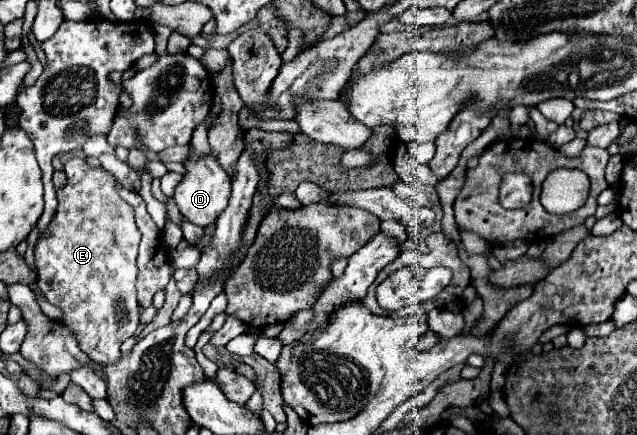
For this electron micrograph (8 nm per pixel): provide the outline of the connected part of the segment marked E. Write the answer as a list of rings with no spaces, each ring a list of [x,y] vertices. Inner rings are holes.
[[[73,157],[65,163],[67,185],[57,191],[59,207],[49,223],[49,229],[35,245],[35,263],[39,287],[49,303],[57,305],[63,311],[65,325],[77,335],[79,347],[89,355],[91,361],[105,367],[121,359],[121,343],[129,339],[139,325],[139,305],[135,295],[137,279],[137,247],[141,233],[135,225],[133,207],[117,195],[115,179],[103,167],[91,169],[85,159]]]

